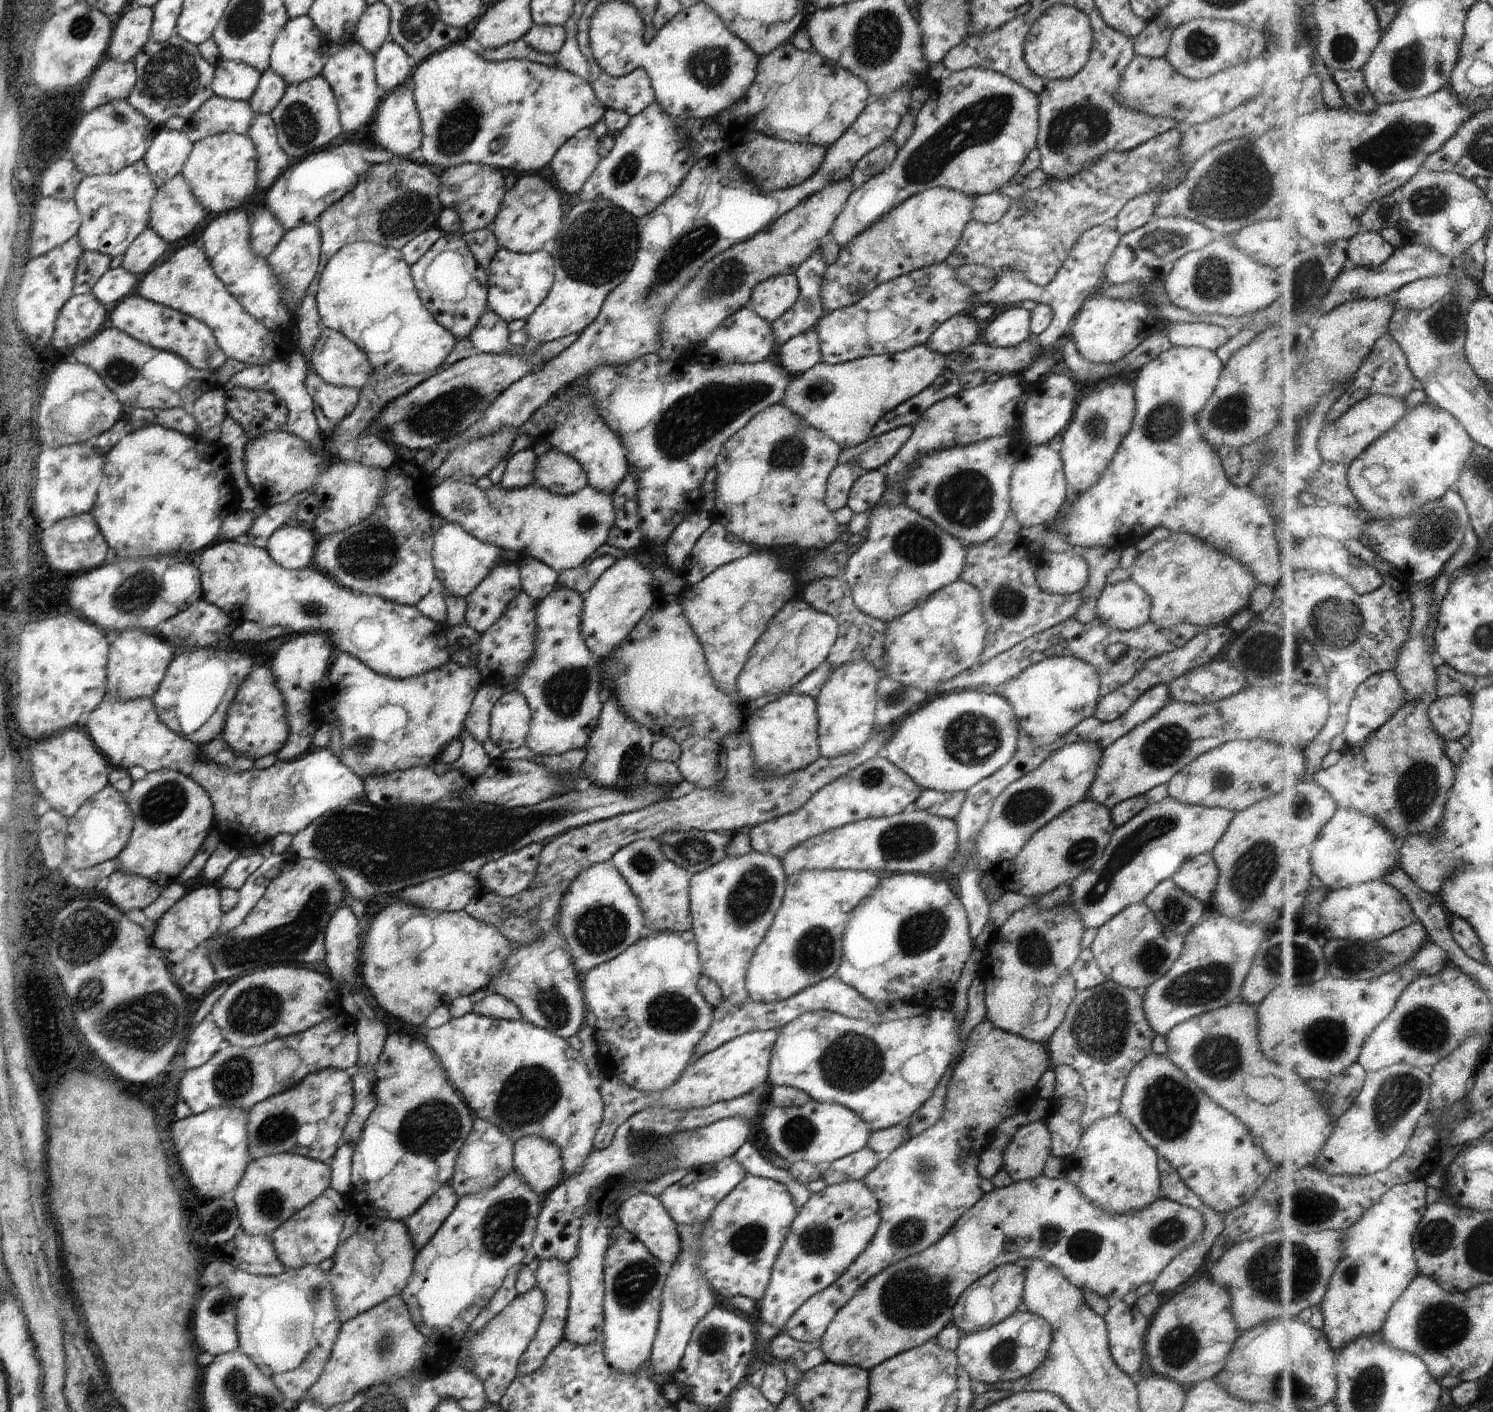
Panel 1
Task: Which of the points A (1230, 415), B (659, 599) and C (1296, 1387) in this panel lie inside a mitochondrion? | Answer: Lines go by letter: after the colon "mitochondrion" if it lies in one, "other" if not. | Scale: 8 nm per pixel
A: mitochondrion
B: other
C: mitochondrion

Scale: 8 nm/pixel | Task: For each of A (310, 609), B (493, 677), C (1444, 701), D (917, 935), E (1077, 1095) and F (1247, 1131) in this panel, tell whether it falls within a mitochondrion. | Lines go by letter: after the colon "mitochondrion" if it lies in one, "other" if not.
A: mitochondrion
B: other
C: other
D: mitochondrion
E: other
F: other

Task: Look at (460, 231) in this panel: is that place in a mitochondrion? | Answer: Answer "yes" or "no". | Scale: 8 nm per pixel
no

